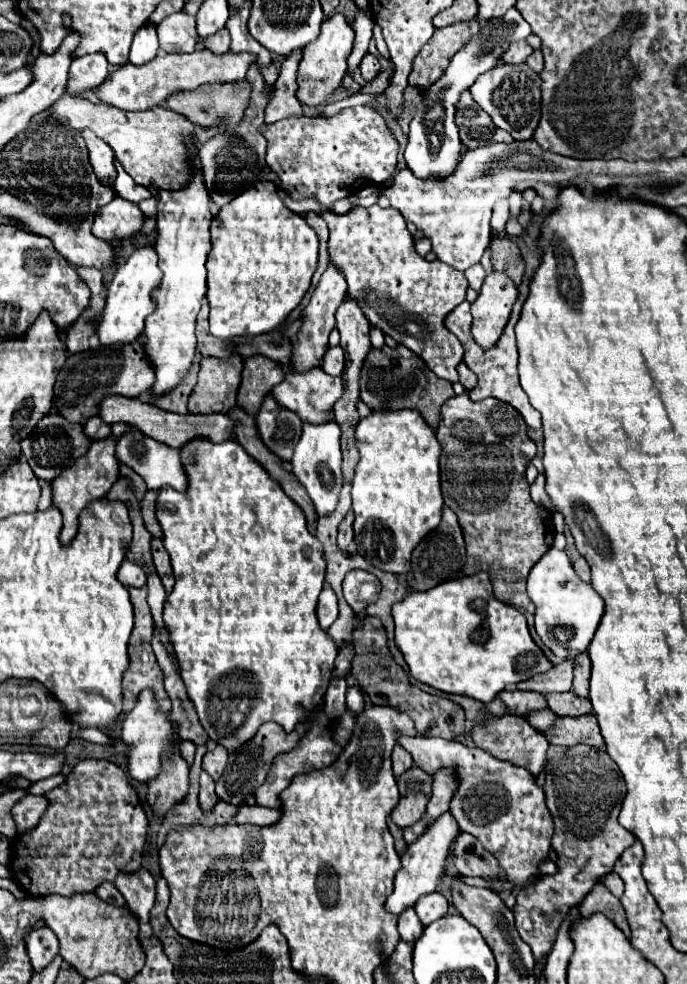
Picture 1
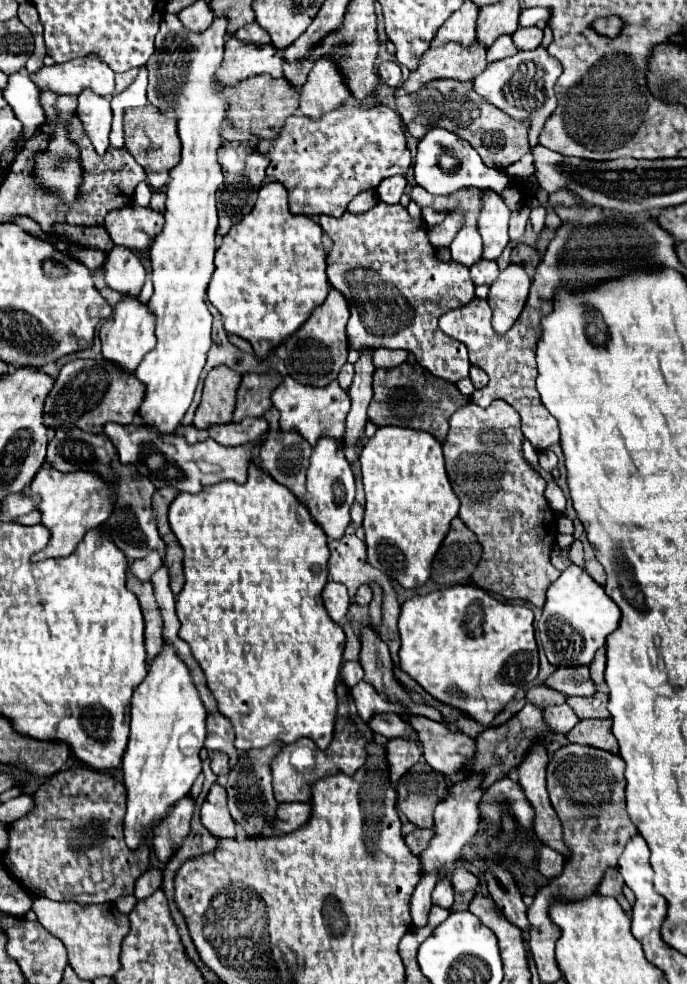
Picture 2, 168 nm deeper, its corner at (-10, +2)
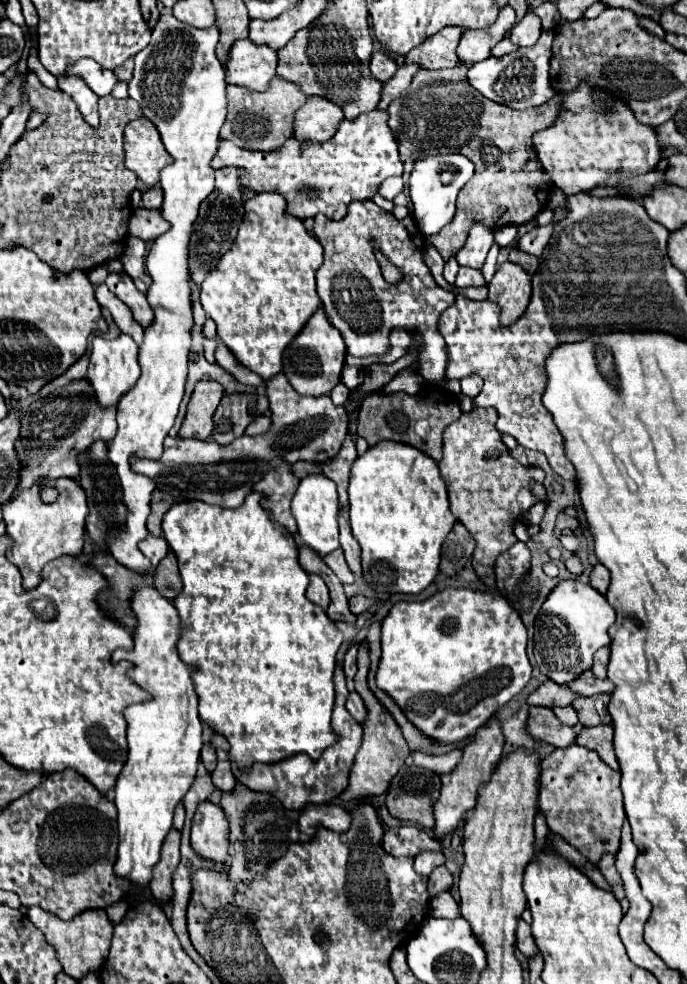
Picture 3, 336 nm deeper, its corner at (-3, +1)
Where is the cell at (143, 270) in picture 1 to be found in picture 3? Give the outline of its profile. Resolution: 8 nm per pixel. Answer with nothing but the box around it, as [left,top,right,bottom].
[88,333,140,407]

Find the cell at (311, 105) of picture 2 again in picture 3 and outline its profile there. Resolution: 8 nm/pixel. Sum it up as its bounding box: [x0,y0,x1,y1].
[294,95,344,141]

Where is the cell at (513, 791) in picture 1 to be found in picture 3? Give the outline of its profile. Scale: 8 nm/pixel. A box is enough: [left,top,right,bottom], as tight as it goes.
[346,691,368,725]

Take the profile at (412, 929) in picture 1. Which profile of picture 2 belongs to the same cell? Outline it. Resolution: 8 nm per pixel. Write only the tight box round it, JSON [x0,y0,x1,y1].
[411,872,439,926]

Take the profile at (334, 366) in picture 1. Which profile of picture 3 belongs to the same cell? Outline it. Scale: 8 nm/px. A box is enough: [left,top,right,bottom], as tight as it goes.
[330,383,350,405]

